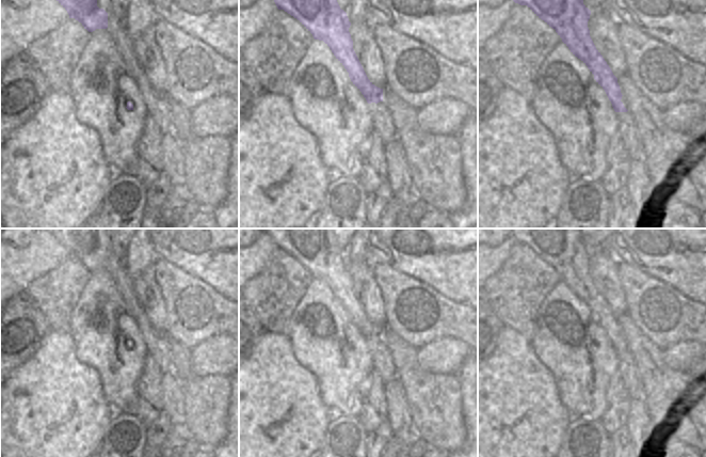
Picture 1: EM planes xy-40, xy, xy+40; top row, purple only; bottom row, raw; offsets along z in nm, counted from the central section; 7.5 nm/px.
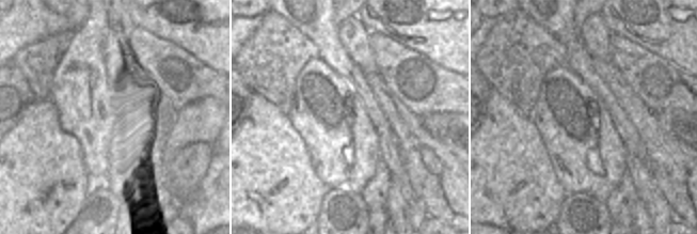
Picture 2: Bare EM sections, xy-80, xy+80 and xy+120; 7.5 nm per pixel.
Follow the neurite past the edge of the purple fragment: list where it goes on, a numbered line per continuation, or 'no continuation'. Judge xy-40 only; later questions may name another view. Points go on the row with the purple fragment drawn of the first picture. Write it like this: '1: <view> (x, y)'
no continuation

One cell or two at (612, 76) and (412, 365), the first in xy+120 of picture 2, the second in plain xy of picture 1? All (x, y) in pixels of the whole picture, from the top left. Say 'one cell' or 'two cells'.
one cell

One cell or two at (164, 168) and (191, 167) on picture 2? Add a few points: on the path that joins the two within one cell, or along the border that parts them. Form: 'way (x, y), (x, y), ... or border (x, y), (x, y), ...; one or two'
way (171, 168), (185, 168); one

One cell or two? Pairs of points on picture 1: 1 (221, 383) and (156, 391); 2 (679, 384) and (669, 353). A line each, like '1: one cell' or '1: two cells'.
1: two cells
2: two cells

